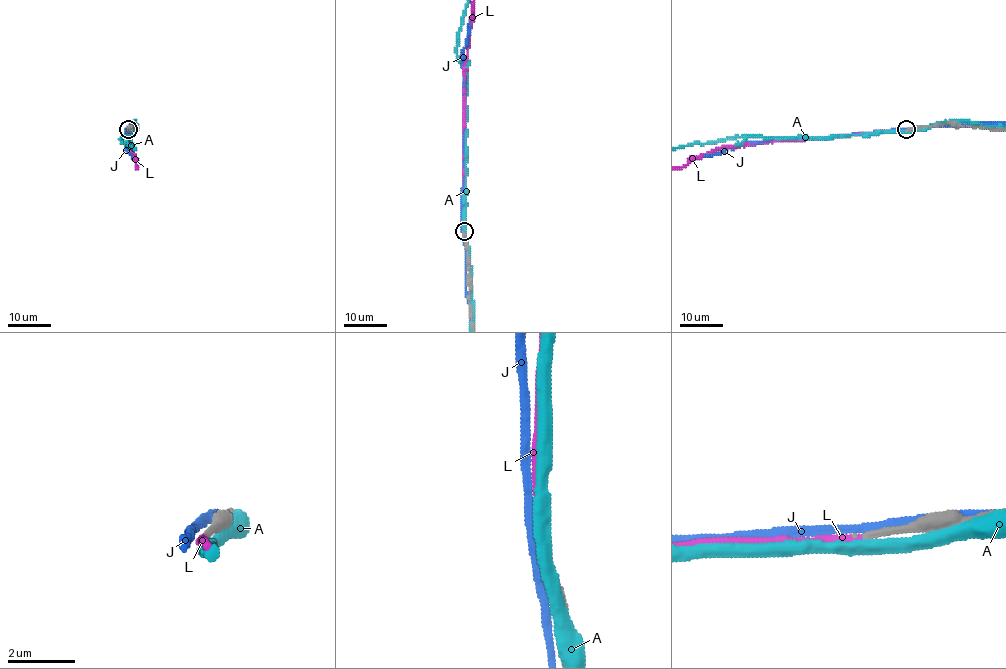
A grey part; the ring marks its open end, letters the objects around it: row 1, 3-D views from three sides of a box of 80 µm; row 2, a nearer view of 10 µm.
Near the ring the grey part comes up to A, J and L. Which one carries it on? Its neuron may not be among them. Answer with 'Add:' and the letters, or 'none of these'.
Add: L

